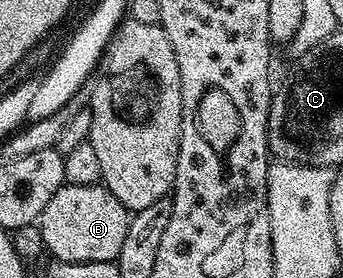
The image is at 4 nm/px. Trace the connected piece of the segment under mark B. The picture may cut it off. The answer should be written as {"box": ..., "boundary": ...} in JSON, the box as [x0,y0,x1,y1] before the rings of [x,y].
{"box":[37,184,129,262],"boundary":[[[100,184],[97,186],[68,186],[64,185],[45,204],[45,212],[41,212],[37,223],[46,253],[52,259],[60,262],[115,262],[121,252],[121,244],[125,244],[125,232],[129,221],[129,211],[123,207],[121,200],[113,196],[107,187]]]}

